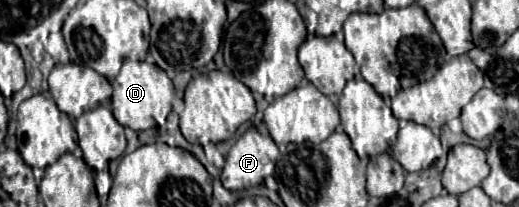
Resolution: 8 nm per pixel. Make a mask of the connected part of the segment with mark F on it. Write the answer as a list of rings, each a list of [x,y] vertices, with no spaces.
[[[256,128],[245,131],[227,153],[227,163],[221,171],[221,183],[229,191],[241,191],[263,183],[265,178],[274,174],[276,164],[271,159],[279,159],[279,149],[268,134],[259,133]]]

